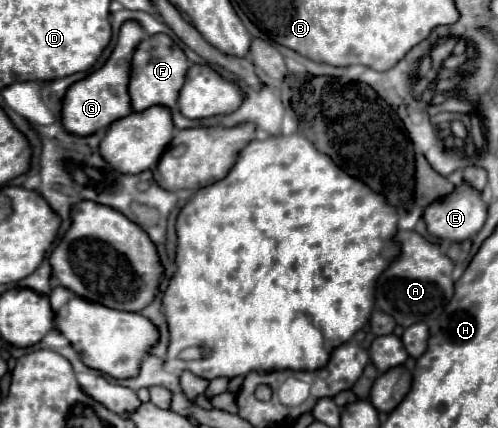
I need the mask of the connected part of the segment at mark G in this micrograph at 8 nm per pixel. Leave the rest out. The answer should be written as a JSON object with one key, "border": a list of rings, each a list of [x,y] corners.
{"border":[[[127,21],[123,23],[119,37],[117,37],[117,45],[111,53],[111,57],[107,59],[107,63],[97,69],[95,73],[87,75],[85,79],[73,83],[61,103],[61,125],[69,135],[77,135],[77,137],[87,137],[97,133],[99,129],[107,129],[113,121],[127,117],[129,111],[129,93],[127,93],[127,83],[129,83],[129,55],[133,55],[133,47],[137,47],[137,43],[143,37],[143,29],[139,27],[139,23],[135,21]]]}

